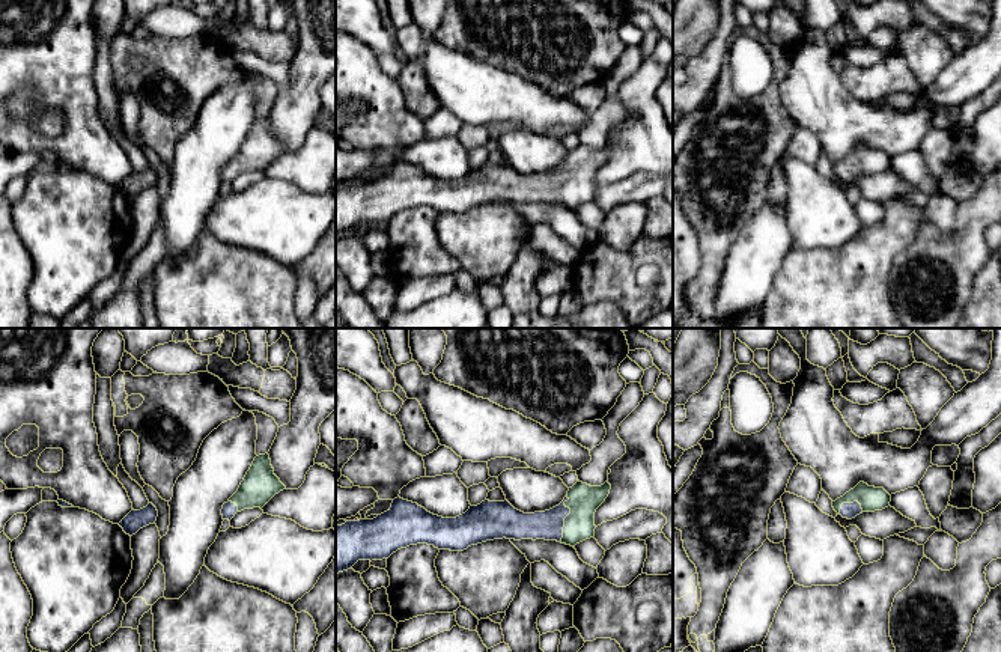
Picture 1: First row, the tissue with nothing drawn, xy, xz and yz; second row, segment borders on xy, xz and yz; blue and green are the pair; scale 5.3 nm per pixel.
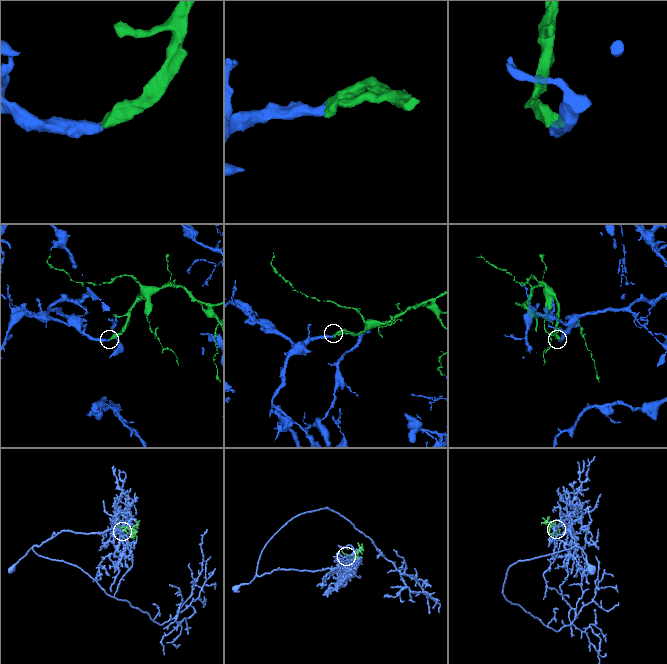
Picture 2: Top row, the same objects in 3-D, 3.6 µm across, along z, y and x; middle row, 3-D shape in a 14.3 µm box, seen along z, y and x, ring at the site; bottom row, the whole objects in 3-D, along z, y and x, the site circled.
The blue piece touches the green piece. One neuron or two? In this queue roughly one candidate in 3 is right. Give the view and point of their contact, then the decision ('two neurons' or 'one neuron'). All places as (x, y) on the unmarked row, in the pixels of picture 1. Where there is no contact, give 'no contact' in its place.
contact xz (565, 179); one neuron

